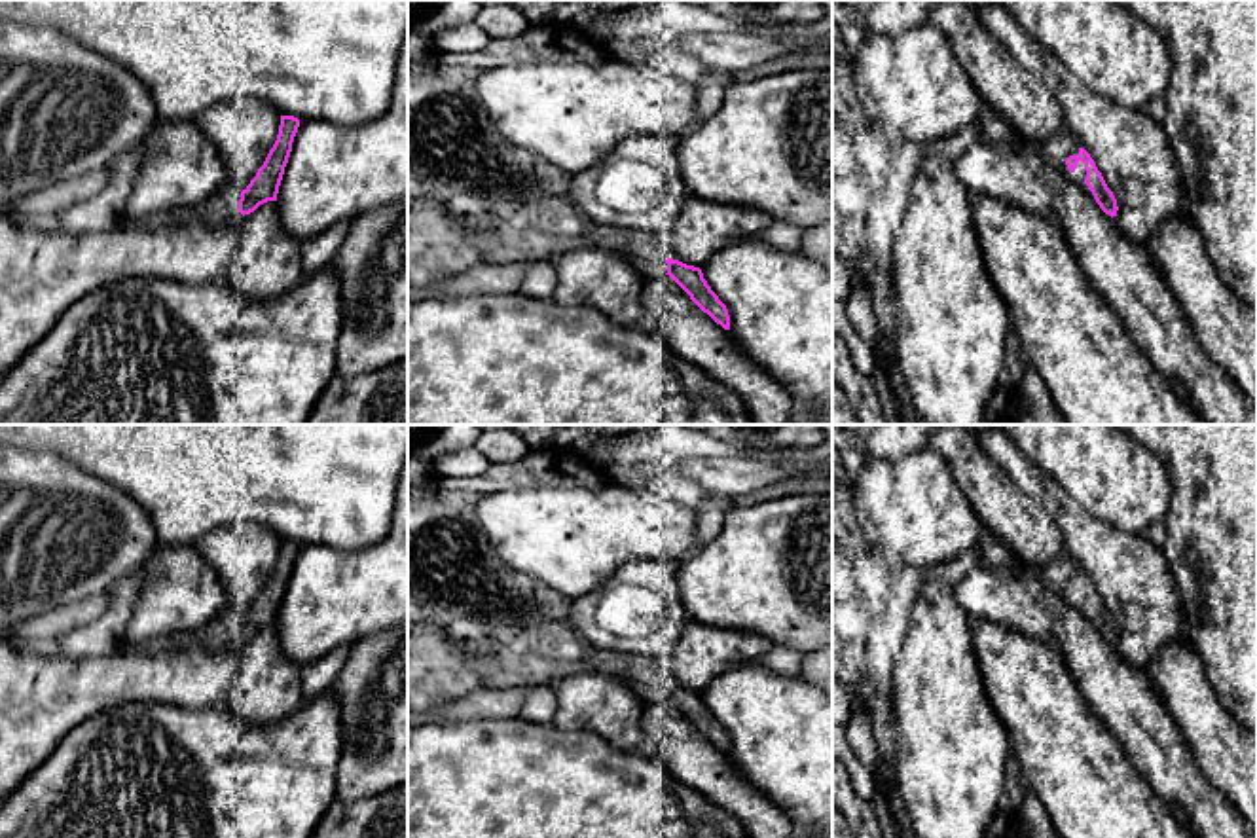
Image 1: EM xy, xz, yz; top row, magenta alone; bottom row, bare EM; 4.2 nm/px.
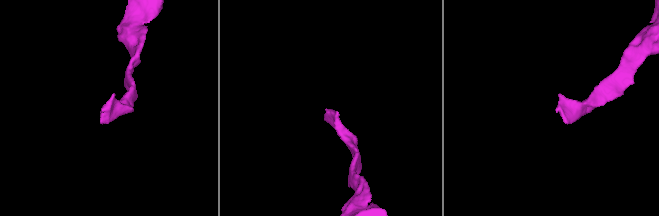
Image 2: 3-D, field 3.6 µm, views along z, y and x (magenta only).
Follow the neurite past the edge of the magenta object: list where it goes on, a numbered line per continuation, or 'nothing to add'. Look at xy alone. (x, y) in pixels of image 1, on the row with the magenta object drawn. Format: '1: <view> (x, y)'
1: xy (222, 207)

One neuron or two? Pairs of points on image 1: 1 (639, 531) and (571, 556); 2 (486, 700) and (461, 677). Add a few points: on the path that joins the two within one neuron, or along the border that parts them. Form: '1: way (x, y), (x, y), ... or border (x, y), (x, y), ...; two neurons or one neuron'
1: way (622, 531), (596, 531), (588, 539); one neuron
2: border (488, 685), (446, 704), (437, 713); two neurons

